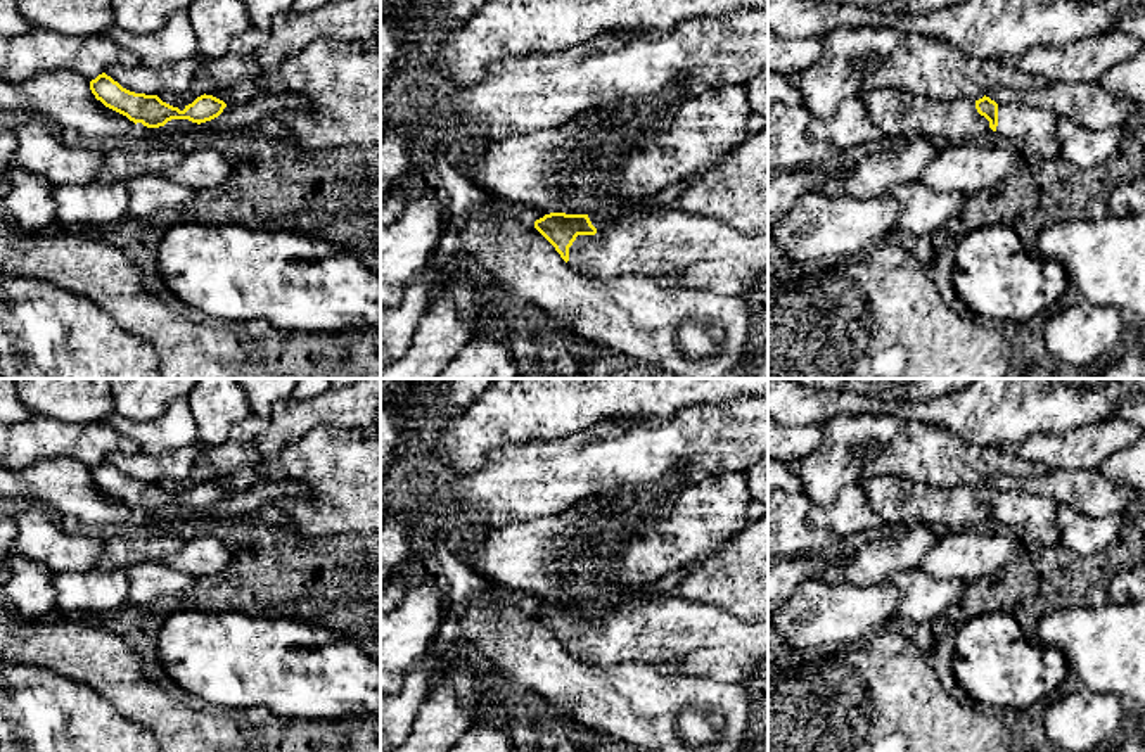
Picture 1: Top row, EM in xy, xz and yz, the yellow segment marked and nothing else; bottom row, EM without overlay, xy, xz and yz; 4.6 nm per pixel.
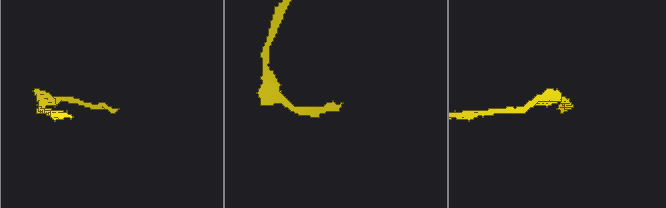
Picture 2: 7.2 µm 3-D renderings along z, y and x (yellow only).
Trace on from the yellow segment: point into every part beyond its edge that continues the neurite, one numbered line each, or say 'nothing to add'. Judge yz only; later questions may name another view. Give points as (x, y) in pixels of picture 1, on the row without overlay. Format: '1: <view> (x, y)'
1: yz (1028, 516)

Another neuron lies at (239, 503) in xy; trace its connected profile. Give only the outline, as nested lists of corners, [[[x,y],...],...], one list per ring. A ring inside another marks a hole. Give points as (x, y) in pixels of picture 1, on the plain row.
[[[265,481],[247,489],[227,491],[223,500],[206,510],[171,507],[164,513],[147,515],[163,531],[206,531],[213,520],[251,520],[258,510],[278,507],[284,500],[306,500],[311,491],[297,481]]]

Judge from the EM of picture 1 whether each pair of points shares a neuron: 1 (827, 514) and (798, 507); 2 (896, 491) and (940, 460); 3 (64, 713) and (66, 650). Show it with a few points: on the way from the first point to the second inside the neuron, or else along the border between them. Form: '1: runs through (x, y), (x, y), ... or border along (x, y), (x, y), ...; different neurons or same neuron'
1: border along (812, 505), (810, 521), (837, 538); different neurons
2: border along (872, 477), (896, 476), (952, 488); different neurons
3: border along (28, 664), (51, 668), (78, 681); different neurons

